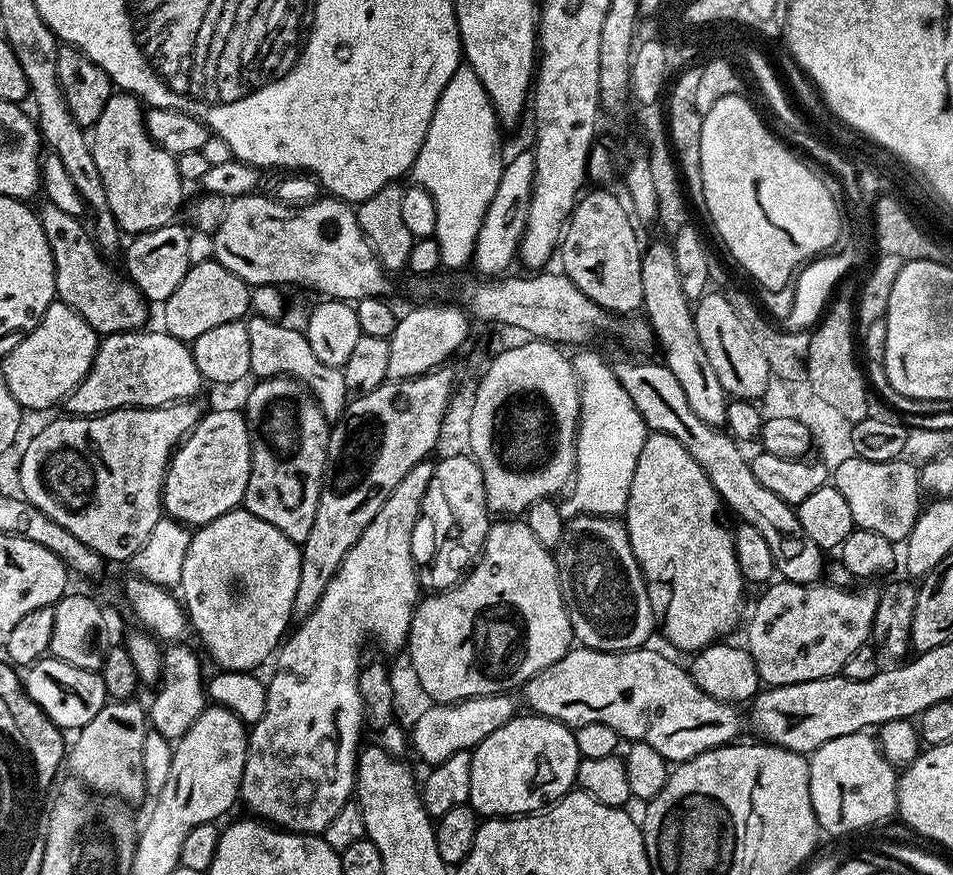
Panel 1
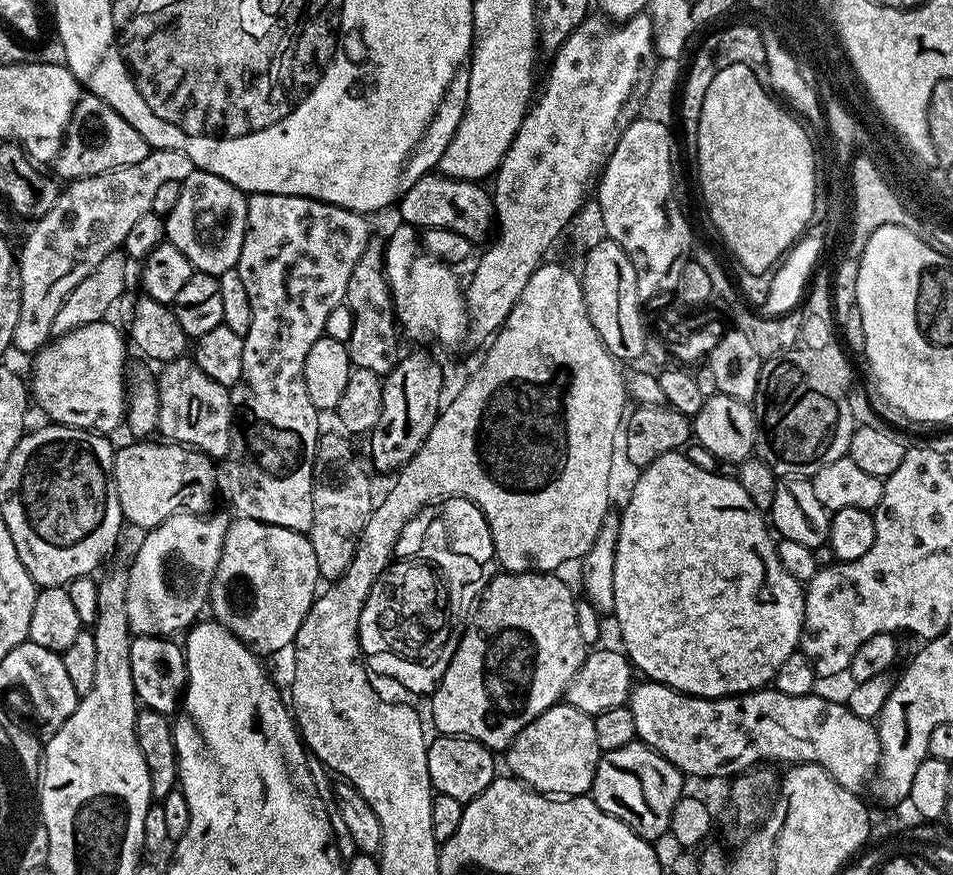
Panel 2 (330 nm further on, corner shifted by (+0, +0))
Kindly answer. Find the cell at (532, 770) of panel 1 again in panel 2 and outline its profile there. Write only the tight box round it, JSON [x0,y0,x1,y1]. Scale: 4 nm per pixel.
[506,702,601,798]

